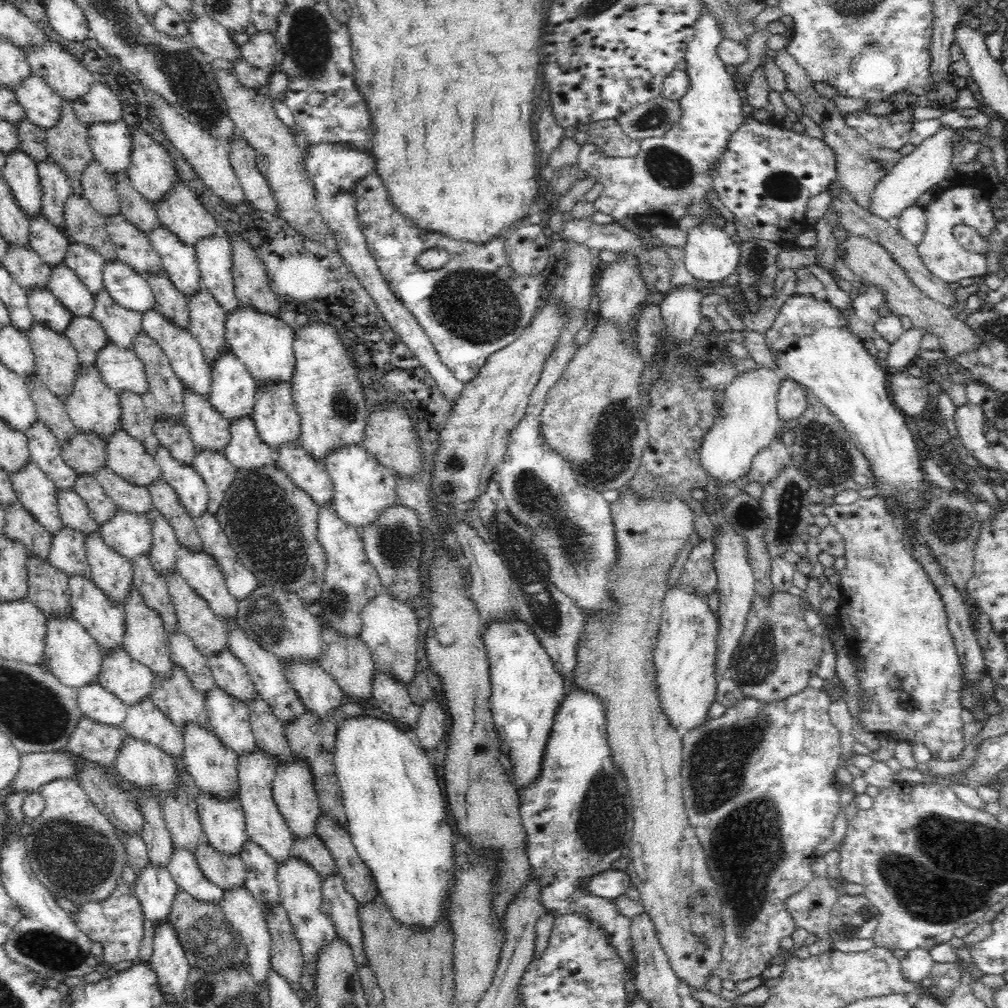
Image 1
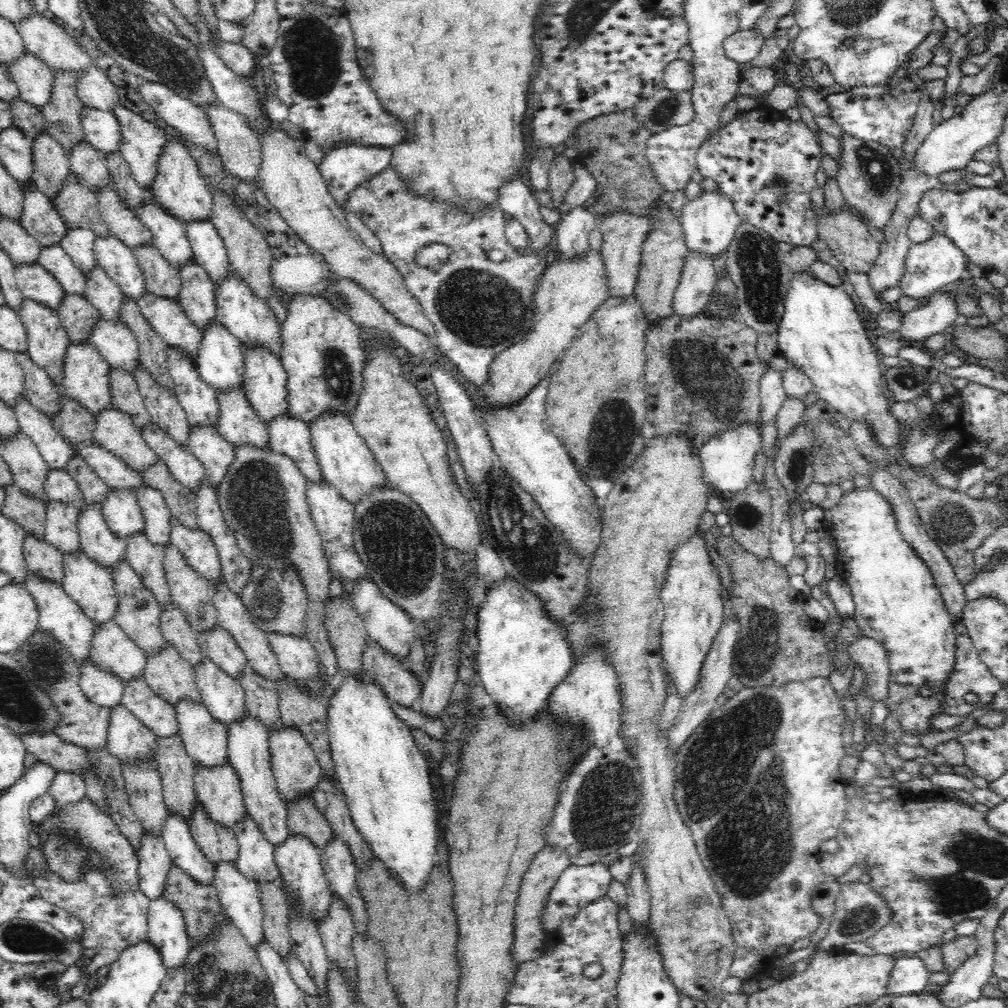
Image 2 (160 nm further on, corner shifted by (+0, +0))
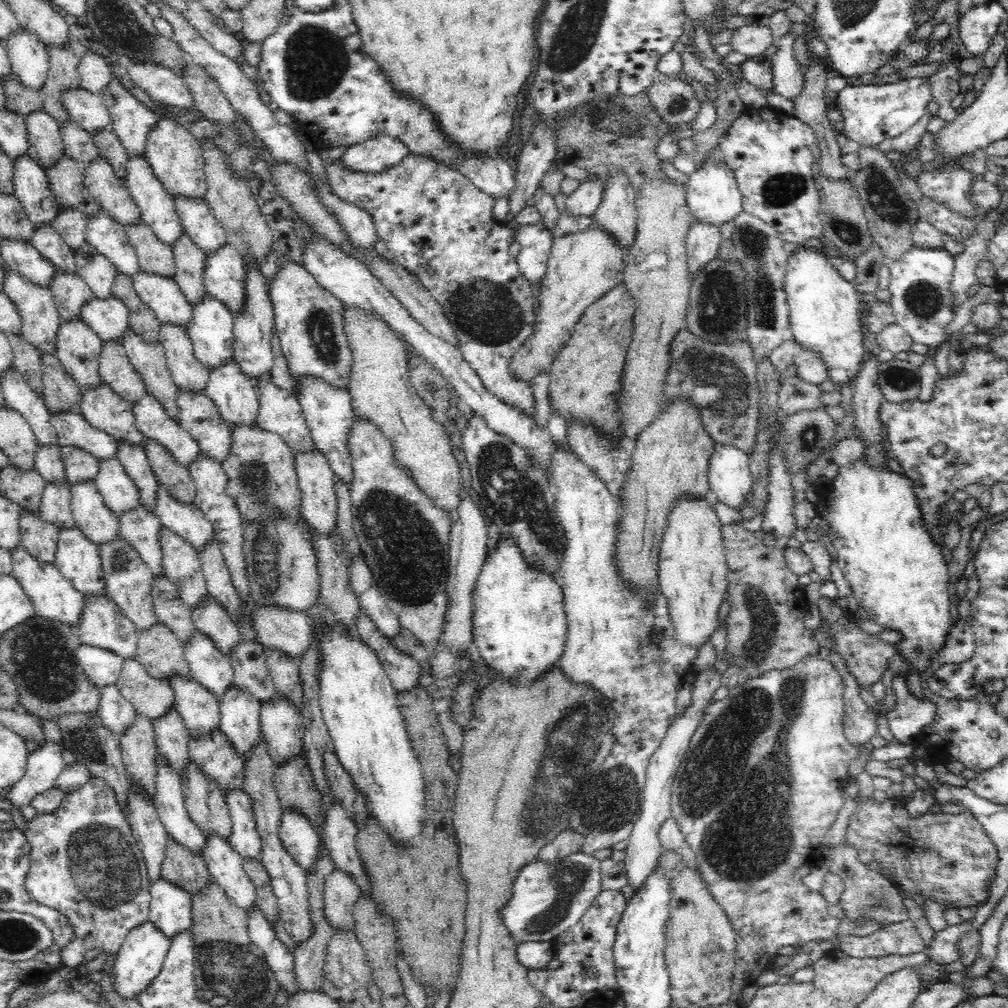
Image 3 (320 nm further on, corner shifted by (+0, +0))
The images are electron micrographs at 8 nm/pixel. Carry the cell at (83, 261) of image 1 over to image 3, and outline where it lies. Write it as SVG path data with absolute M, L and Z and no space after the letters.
M67 206L58 210L51 225L60 233L64 242L68 243L68 246L75 251L86 242L87 219L88 216L84 213Z

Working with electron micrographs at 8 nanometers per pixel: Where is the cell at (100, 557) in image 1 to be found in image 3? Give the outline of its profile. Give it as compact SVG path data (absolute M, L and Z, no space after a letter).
M90 479L69 487L73 518L86 539L96 546L116 540L120 530L119 515L104 505L95 480Z

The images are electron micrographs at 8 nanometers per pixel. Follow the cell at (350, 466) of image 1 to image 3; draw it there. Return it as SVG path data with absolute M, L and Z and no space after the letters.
M312 375L302 378L299 386L301 386L301 391L297 397L315 446L320 453L324 453L324 457L328 458L328 464L332 467L334 474L347 482L349 489L353 479L353 472L347 438L352 421L355 418L354 409L351 405L352 395L348 390L337 389L324 381L324 379L314 378Z

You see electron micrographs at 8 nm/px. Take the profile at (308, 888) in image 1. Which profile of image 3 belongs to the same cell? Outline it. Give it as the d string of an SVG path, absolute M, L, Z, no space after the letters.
M292 809L281 816L279 837L284 849L308 874L316 862L320 850L321 836L304 813Z

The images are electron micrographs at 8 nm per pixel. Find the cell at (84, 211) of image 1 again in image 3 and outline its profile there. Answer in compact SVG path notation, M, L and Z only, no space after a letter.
M68 155L62 156L58 162L55 162L49 169L46 169L45 173L49 181L49 188L56 196L57 202L61 207L74 207L74 210L78 210L86 216L92 216L97 210L102 209L98 200L91 196L91 193L84 185L83 169L81 165L78 164L76 160L72 159L72 157Z

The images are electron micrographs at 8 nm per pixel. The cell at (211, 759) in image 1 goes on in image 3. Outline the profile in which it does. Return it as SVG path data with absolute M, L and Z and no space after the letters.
M174 675L170 684L175 696L174 708L192 738L212 732L219 725L218 699L193 676Z

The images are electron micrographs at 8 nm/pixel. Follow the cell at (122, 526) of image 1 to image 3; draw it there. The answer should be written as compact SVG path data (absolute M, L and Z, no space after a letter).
M117 456L99 461L95 480L104 505L113 513L121 515L140 503L140 491Z

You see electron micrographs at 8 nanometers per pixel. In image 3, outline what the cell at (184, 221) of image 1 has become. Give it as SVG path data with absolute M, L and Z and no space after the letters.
M158 116L158 122L147 134L145 151L143 154L152 167L154 175L170 193L170 197L188 197L192 199L204 199L208 185L204 175L205 162L203 149L198 139L170 118Z

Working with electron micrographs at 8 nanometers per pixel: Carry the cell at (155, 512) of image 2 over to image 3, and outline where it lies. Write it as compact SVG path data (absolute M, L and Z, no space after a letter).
M126 441L118 442L117 447L118 459L120 459L126 473L130 475L140 491L140 496L138 496L140 497L140 503L146 505L155 513L155 498L160 483L154 471L152 471L152 465L150 465L146 456L145 447L132 445Z

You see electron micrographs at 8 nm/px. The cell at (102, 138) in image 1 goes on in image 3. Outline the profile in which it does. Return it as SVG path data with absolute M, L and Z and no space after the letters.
M84 88L66 90L62 94L64 109L70 115L70 119L76 122L83 130L96 134L99 130L110 128L112 119L104 103L101 93L93 94Z

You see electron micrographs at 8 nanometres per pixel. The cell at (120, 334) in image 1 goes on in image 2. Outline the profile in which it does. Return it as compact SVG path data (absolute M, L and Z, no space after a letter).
M96 262L87 274L85 293L83 294L109 322L120 320L120 305L123 304L122 291L116 282Z

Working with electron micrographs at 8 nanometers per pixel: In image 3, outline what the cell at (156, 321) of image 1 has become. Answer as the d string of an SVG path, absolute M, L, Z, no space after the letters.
M140 269L131 279L138 297L152 309L160 324L176 324L184 329L190 326L193 306L174 278Z

